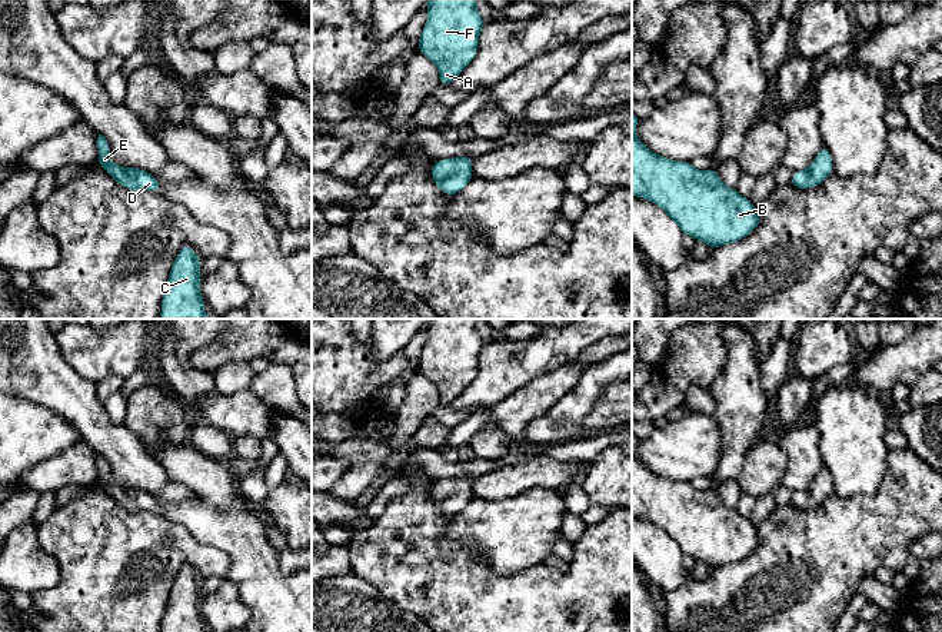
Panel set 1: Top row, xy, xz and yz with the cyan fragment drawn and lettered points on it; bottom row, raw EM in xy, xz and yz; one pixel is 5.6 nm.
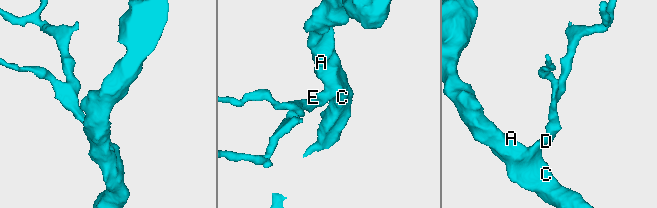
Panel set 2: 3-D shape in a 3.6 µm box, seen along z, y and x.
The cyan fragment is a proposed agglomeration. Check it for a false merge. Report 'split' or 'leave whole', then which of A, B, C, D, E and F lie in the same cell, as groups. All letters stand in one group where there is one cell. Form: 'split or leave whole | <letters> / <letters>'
leave whole | A B C D E F

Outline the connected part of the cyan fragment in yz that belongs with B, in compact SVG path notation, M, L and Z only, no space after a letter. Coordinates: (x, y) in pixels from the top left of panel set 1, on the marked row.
M632 112L632 196L662 207L683 234L705 242L709 249L743 240L760 224L758 207L736 189L725 186L715 167L698 170L690 162L676 162L653 153L635 136L638 122L639 117Z

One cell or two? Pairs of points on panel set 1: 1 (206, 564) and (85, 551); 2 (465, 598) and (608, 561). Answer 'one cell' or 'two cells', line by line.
1: one cell
2: one cell

